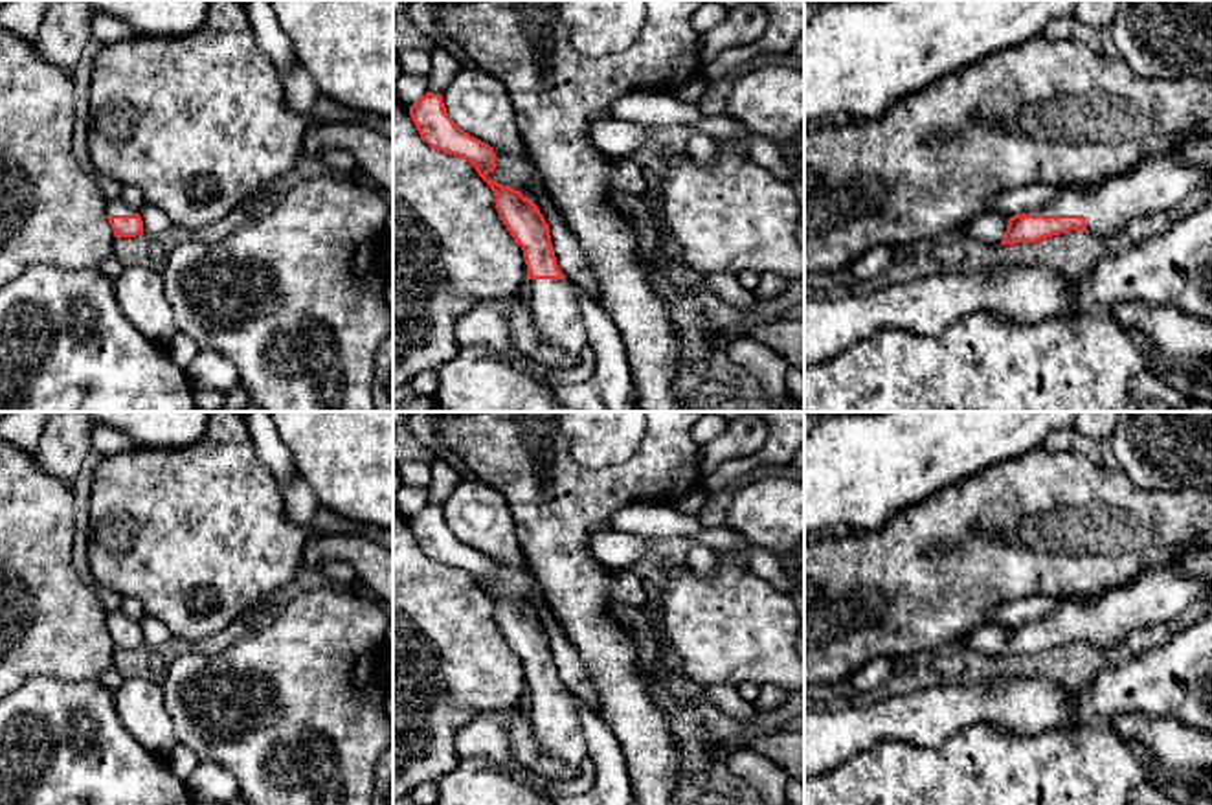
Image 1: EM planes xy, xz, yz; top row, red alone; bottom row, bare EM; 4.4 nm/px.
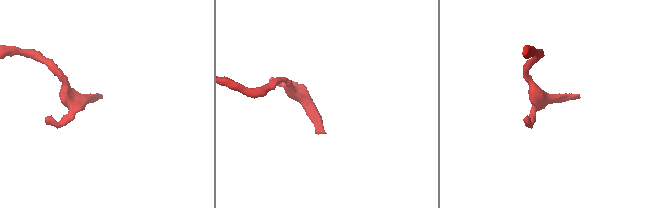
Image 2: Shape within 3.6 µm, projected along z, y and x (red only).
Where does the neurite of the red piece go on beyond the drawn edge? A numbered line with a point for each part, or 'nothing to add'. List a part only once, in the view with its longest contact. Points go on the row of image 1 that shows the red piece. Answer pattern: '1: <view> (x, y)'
1: yz (1157, 184)

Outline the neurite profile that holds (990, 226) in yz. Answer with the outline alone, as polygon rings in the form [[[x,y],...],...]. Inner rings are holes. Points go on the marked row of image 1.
[[[988,211],[962,224],[953,237],[1001,244],[1008,219],[1008,215]]]

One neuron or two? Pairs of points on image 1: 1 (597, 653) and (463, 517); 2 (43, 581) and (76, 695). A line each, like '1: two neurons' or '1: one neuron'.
1: two neurons
2: two neurons

